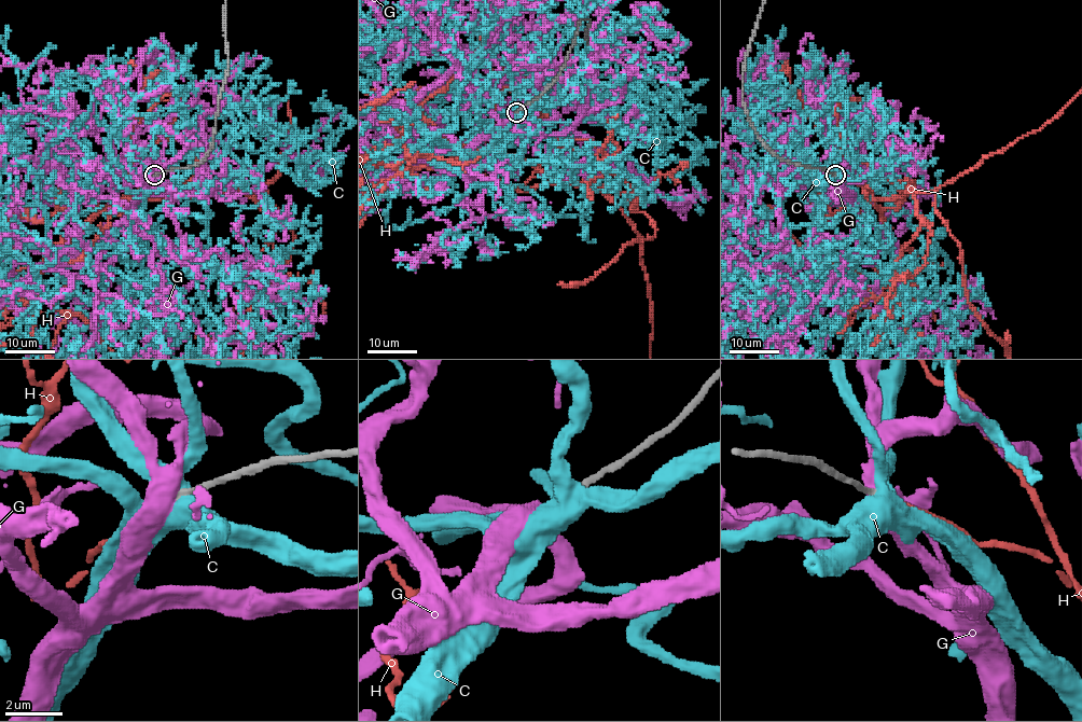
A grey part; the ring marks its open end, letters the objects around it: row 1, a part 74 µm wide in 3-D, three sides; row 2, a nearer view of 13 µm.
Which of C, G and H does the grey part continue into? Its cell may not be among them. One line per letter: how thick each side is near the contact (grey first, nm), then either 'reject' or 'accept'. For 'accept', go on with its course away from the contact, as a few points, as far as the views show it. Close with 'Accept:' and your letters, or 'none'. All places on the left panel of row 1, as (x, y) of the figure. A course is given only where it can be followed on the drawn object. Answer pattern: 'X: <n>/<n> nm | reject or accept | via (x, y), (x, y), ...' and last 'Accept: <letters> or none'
C: 240/600 nm | reject
G: 220/440 nm | reject
H: 190/240 nm | accept
Accept: H

